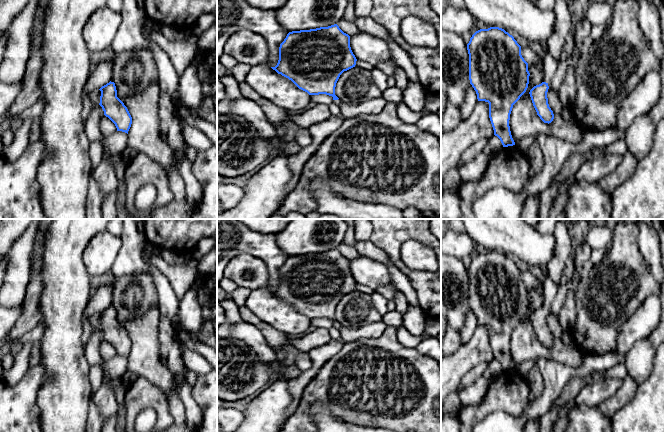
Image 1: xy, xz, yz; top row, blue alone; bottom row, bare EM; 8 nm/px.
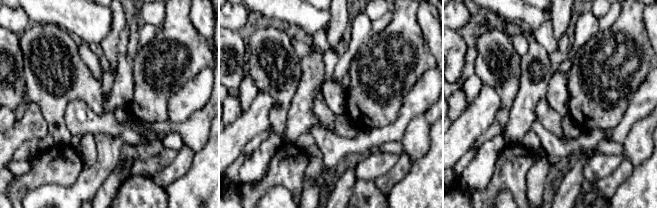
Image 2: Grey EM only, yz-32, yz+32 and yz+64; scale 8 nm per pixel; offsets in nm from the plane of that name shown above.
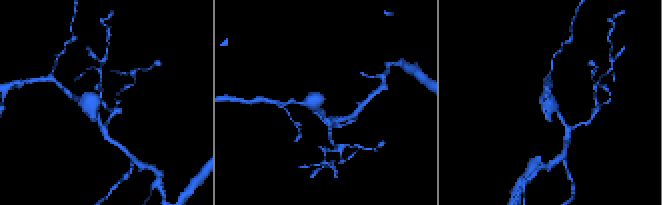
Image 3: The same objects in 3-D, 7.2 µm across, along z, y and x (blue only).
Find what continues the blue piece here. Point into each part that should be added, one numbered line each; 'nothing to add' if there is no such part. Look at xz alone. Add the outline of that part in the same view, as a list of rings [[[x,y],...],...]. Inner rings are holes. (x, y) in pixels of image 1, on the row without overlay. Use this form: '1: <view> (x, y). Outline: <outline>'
nothing to add

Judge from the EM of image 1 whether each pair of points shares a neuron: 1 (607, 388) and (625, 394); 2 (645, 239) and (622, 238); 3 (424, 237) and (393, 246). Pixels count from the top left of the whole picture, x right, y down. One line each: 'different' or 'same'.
1: different
2: different
3: same

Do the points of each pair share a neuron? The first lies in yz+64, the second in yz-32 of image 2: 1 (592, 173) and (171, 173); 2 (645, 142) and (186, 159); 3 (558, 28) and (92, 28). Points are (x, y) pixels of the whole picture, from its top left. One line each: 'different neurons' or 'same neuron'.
1: different neurons
2: different neurons
3: different neurons

